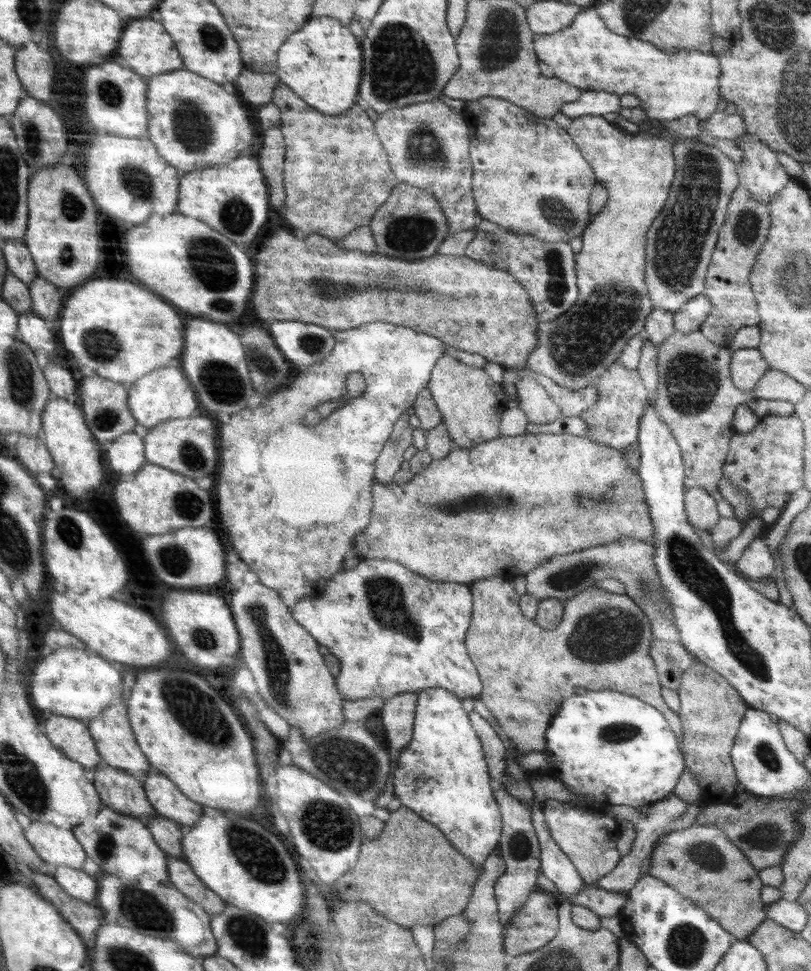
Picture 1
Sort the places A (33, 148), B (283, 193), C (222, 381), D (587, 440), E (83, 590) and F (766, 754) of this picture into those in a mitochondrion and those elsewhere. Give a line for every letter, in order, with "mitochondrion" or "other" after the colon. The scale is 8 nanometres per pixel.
A: mitochondrion
B: other
C: mitochondrion
D: other
E: other
F: mitochondrion

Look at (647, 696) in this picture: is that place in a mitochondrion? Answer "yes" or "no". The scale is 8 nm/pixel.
no

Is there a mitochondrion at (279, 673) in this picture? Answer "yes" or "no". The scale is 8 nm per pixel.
yes

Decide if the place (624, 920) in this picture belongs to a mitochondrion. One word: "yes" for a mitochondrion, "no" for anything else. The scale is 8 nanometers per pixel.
no

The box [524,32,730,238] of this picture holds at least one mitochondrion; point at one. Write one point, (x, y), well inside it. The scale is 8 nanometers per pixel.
(553, 208)

